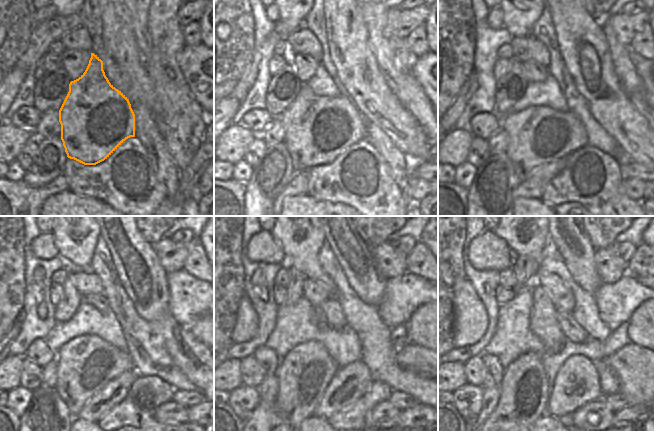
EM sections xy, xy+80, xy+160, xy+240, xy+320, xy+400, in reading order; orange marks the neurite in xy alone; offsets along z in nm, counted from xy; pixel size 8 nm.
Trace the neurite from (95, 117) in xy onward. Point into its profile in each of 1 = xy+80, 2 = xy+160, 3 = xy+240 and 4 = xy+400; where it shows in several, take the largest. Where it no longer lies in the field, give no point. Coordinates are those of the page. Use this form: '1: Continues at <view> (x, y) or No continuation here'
1: Continues at xy+80 (318, 129)
2: Continues at xy+160 (536, 136)
3: Continues at xy+240 (85, 364)
4: Continues at xy+400 (524, 390).

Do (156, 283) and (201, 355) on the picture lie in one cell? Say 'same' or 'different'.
same

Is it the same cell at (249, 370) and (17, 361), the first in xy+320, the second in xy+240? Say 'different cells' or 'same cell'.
different cells

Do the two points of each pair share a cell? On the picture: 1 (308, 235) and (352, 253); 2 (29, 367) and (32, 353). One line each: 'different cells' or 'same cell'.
1: different cells
2: different cells

